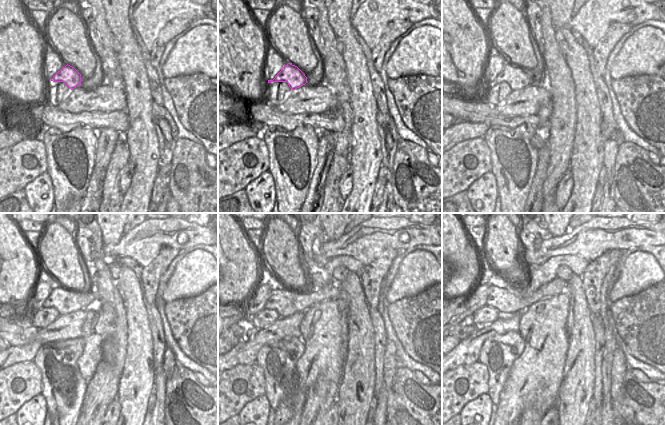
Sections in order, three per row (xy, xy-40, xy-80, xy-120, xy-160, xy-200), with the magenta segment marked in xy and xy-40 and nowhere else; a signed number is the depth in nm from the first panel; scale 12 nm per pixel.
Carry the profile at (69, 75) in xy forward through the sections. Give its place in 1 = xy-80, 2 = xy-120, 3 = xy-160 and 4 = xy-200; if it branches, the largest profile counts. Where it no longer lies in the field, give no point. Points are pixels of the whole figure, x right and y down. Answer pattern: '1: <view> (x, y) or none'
1: xy-80 (517, 77)
2: xy-120 (65, 301)
3: xy-160 (286, 301)
4: xy-200 (500, 297)

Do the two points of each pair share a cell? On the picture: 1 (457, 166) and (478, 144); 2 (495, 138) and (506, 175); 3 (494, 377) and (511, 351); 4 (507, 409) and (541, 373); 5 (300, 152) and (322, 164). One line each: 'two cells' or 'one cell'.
1: one cell
2: one cell
3: one cell
4: one cell
5: two cells

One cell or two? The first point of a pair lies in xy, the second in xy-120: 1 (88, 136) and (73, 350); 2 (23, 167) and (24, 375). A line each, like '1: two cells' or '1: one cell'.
1: one cell
2: one cell

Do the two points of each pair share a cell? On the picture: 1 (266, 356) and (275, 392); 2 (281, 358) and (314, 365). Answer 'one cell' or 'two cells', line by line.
1: one cell
2: two cells

